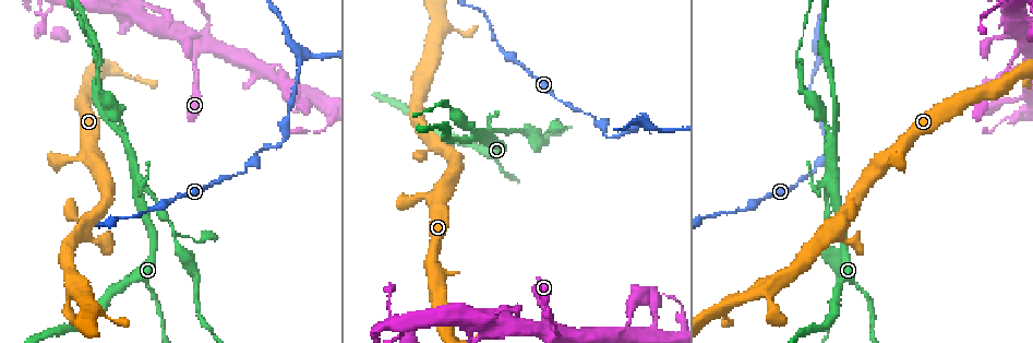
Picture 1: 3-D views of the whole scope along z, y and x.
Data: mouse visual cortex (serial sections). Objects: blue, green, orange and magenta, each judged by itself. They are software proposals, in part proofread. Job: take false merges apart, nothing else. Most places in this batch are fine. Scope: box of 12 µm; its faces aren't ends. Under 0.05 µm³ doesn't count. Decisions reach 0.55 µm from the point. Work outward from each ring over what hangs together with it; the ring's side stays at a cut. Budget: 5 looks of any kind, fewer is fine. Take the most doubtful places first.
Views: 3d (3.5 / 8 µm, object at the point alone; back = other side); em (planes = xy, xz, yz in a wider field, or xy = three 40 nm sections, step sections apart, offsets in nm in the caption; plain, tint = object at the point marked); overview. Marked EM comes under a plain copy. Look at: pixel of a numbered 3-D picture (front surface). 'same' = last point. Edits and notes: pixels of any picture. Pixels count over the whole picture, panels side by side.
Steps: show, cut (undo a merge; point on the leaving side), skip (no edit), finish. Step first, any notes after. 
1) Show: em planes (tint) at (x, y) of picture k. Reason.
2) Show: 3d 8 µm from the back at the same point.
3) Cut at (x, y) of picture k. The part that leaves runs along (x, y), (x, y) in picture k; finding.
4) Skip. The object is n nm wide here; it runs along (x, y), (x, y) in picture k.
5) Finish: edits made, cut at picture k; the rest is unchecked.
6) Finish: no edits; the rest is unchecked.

Show: 3d 3.5 µm at (136, 185) of picture 1. Three arms meet.

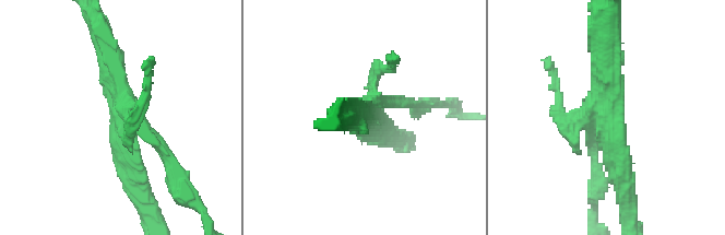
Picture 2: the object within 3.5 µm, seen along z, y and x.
Show: em xy step 3 (tint) at (121, 122) of picture 2. Shape alone is not enough.

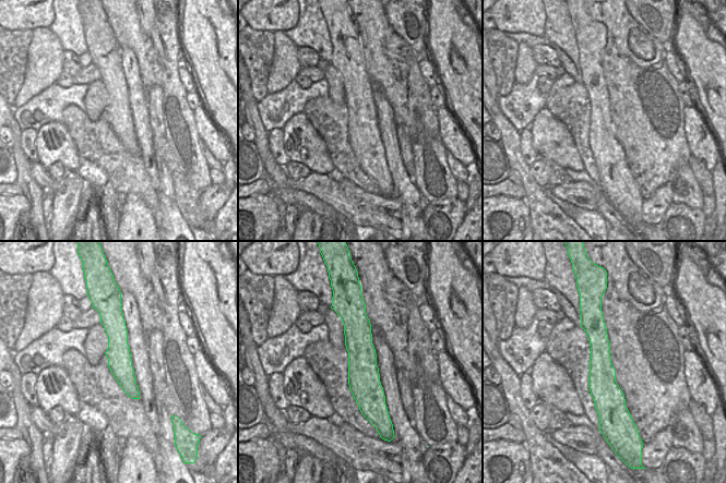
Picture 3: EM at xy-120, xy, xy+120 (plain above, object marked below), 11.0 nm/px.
Cut at (559, 118) of picture 2. Two cells meet here.

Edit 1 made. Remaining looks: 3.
Show: 3d 3.5 µm at (1012, 37) of picture 1. Small branch off a trunk.

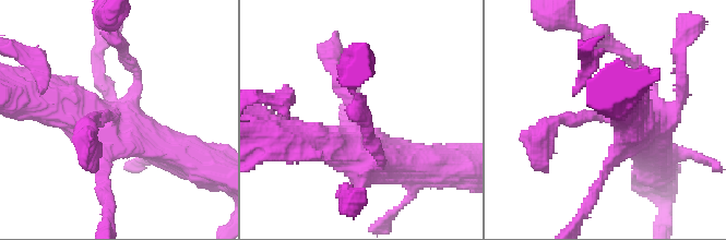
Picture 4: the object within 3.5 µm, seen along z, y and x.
Show: em xy step 2 (tint) at (117, 118) of picture 4.

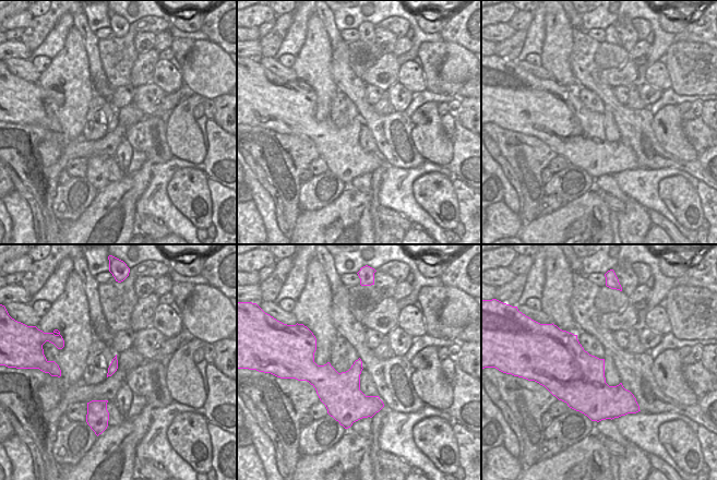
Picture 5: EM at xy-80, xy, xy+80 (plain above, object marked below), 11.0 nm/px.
Skip. 4 arms meet here; the arms are 150, 200, 500, 500 nm wide; it runs along (348, 119), (331, 60) in picture 4; continuous, no second cell.

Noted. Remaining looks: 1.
Finish: edits made, cut at picture 2; the rest is unchecked.

